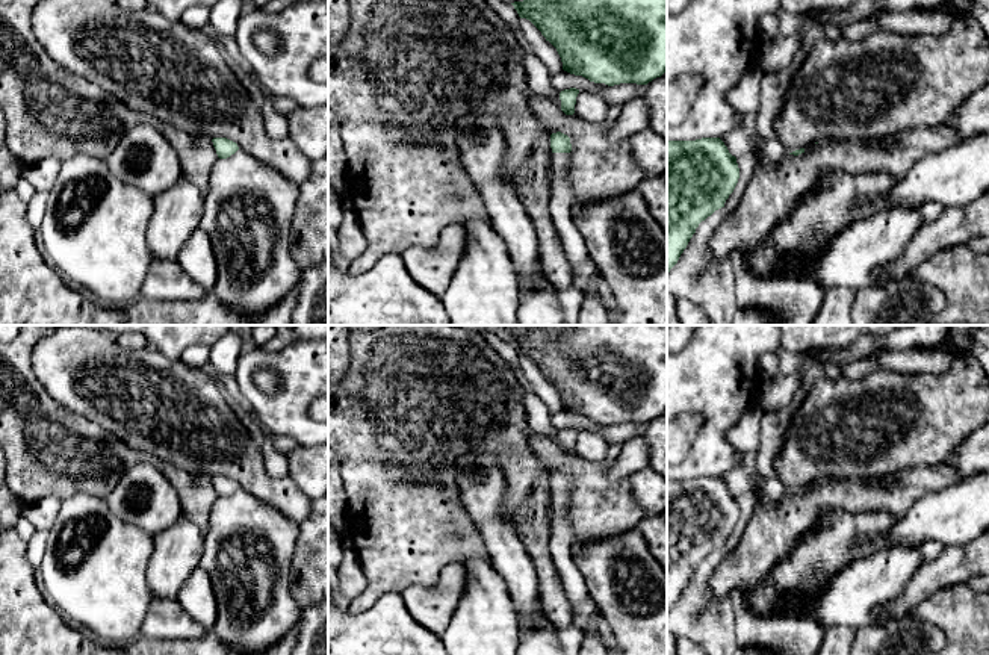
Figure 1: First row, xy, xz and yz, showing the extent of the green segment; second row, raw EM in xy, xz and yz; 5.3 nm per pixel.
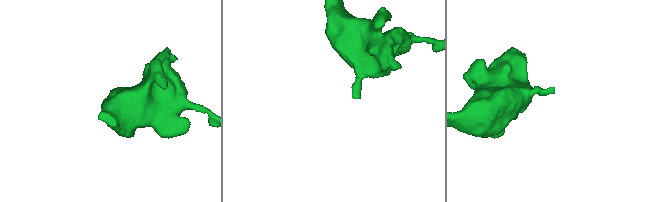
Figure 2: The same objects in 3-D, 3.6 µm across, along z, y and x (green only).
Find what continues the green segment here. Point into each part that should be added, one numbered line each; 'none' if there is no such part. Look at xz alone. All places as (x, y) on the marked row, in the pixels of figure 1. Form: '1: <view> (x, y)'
1: xz (560, 204)

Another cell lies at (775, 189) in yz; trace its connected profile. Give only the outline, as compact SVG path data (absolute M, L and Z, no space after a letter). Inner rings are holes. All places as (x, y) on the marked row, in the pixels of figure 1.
M945 126L916 127L889 136L892 144L888 148L880 144L882 138L826 138L779 163L756 163L738 206L720 222L709 241L709 257L721 262L735 251L753 253L806 194L818 189L824 171L888 172L901 177L927 154L957 147L963 141Z

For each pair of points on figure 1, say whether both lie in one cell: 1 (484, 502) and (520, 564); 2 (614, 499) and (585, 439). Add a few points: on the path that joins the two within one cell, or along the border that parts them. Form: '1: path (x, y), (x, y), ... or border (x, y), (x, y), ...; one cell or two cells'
1: path (489, 518), (498, 530), (505, 549); one cell
2: border (576, 454), (601, 463); two cells

